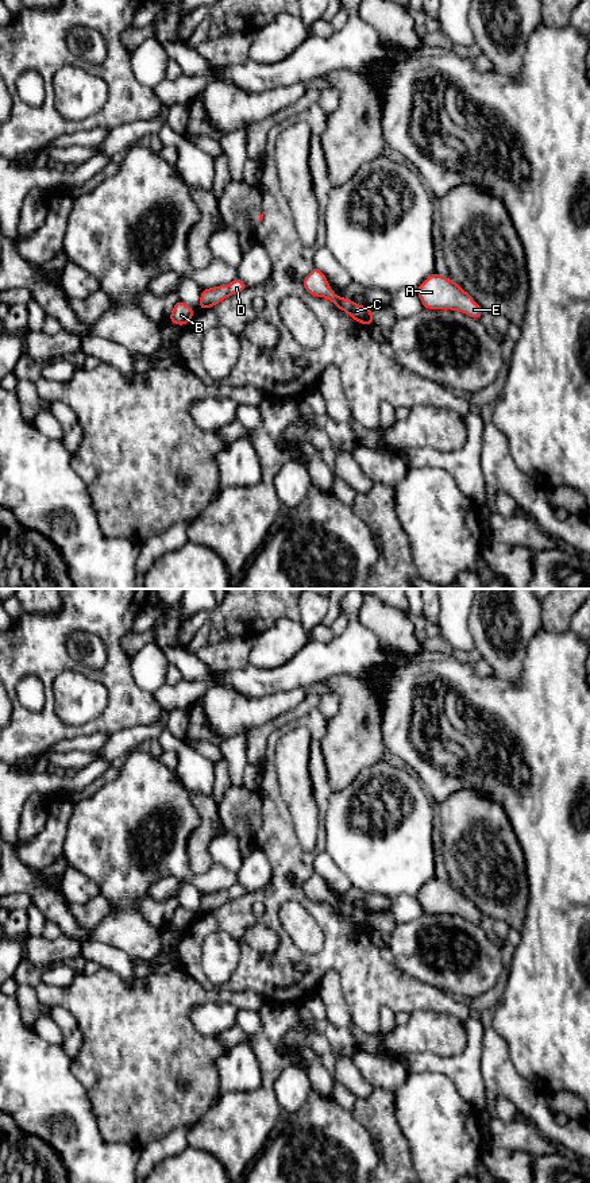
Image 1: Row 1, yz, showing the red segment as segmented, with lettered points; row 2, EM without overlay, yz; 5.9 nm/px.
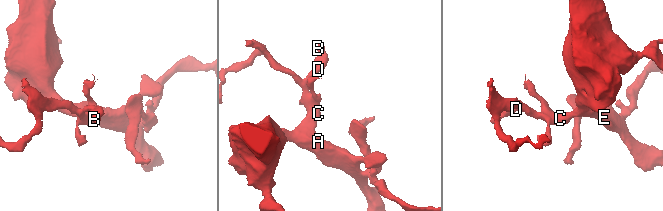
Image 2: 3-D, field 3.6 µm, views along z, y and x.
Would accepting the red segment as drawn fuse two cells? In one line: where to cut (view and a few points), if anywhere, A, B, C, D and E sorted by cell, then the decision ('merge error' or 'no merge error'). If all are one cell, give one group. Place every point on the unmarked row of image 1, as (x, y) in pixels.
no cut; A B C D E; no merge error

